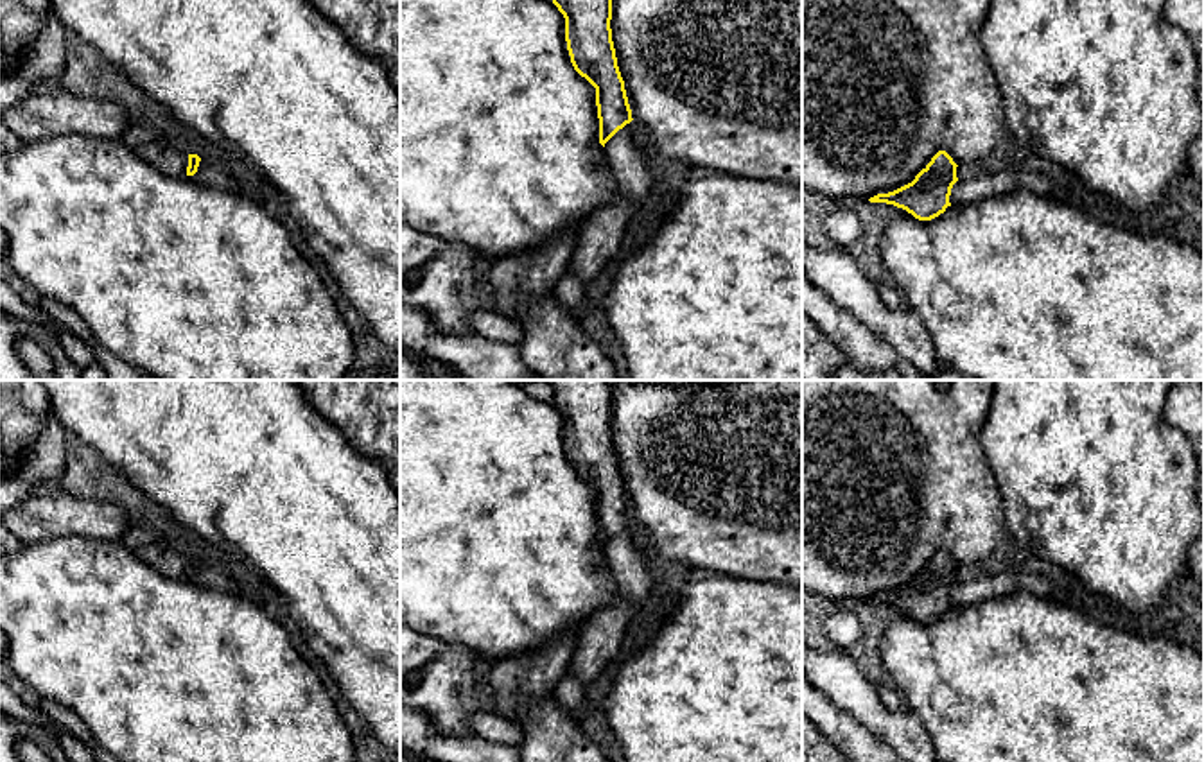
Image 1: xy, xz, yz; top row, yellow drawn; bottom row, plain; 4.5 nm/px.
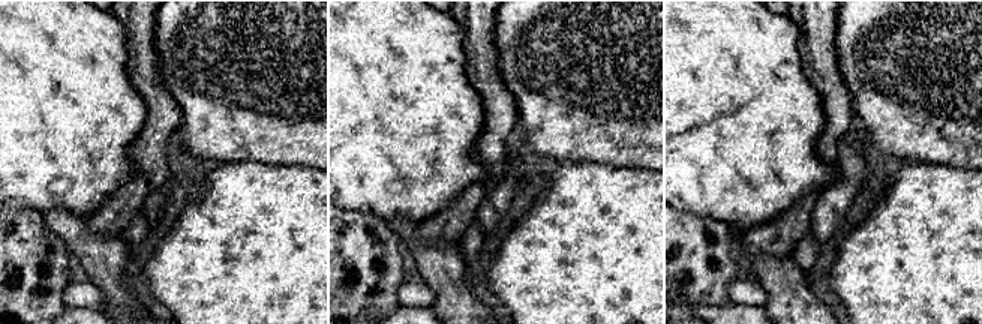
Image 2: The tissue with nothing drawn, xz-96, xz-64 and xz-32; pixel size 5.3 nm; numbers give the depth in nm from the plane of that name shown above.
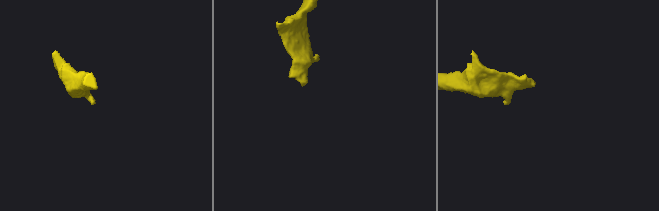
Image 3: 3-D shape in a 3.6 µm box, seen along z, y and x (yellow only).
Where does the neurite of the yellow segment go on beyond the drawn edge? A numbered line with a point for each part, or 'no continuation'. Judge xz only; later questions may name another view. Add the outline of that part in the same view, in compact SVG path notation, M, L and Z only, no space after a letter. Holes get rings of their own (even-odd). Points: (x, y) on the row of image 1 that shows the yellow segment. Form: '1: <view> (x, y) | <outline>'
no continuation

